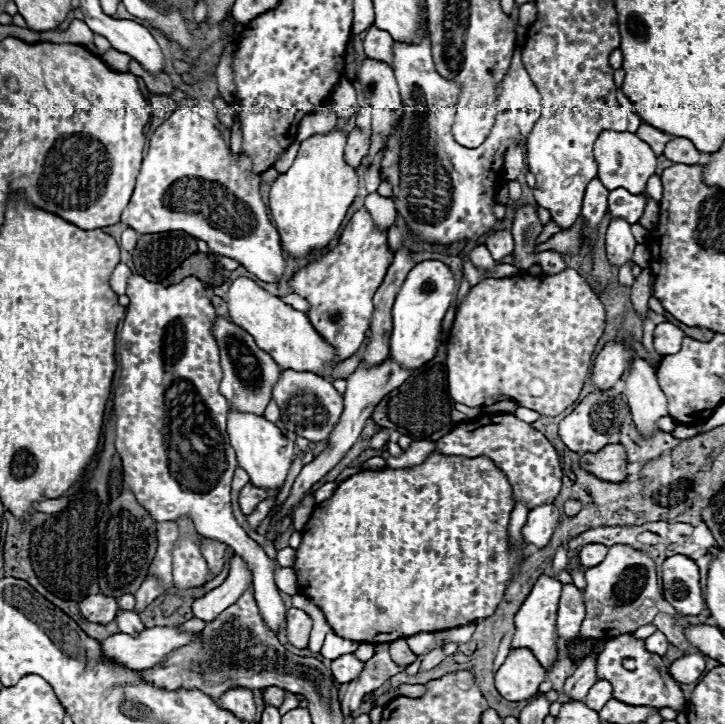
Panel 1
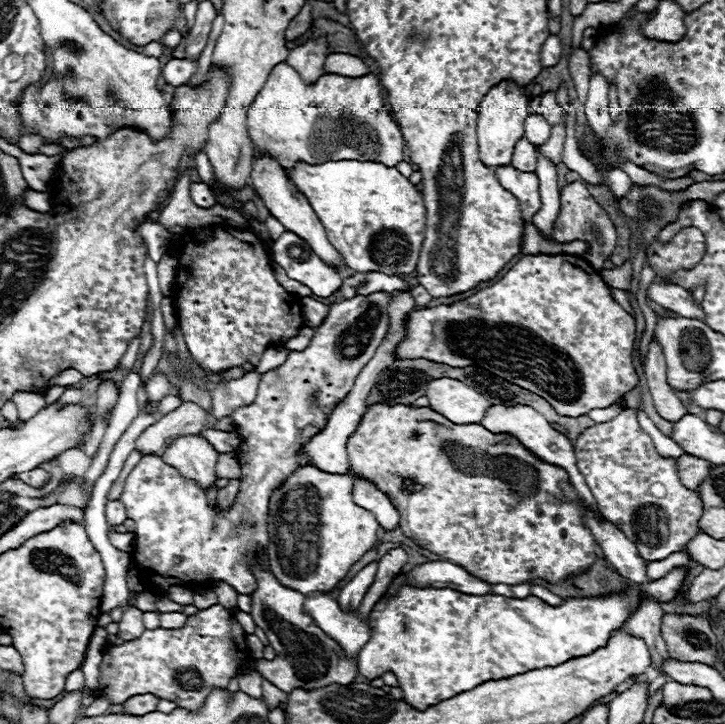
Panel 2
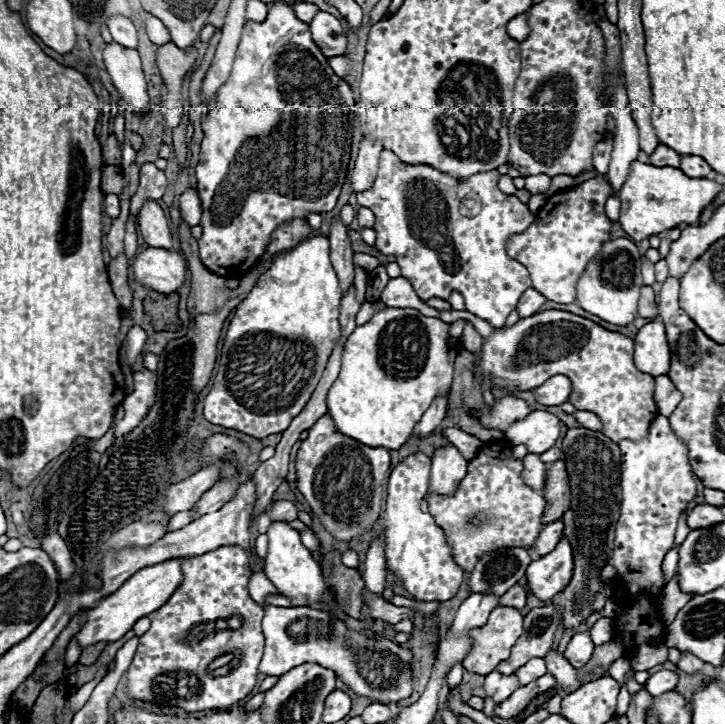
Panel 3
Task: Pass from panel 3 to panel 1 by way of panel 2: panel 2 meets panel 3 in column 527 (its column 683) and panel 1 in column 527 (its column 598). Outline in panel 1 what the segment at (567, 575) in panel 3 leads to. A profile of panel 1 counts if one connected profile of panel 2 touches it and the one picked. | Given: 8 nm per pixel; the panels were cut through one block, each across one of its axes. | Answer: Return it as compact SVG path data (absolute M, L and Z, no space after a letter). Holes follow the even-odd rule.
M540 576L524 600L522 608L516 614L516 634L512 638L512 648L530 648L534 656L540 660L540 664L550 670L552 662L556 660L556 612L558 612L558 600L560 600L562 582L550 576Z

